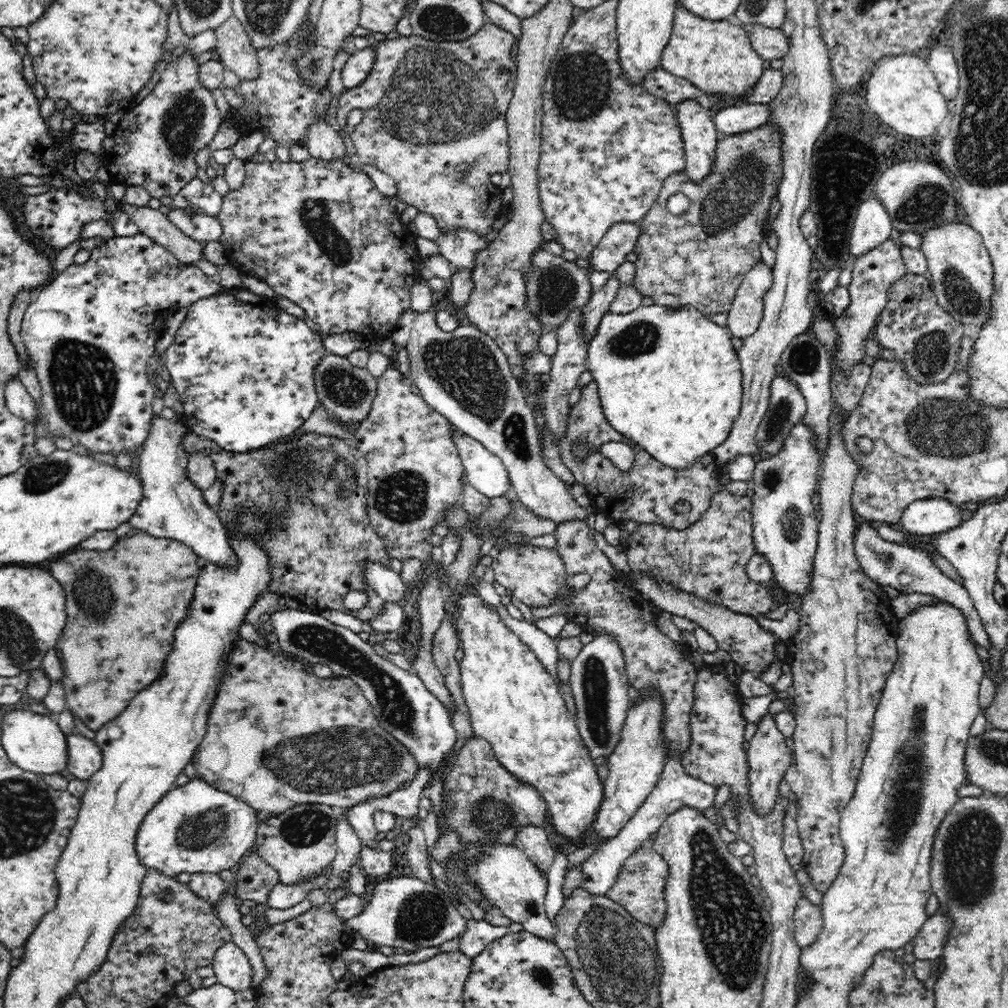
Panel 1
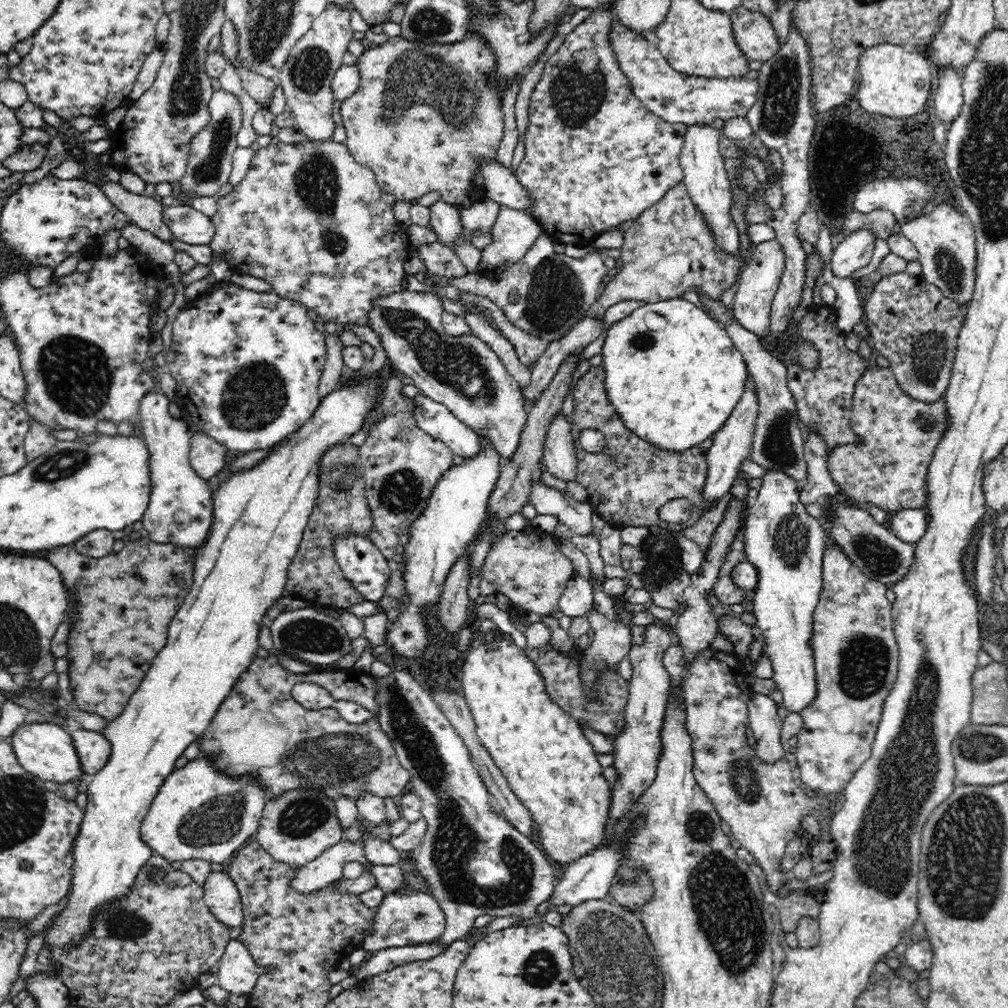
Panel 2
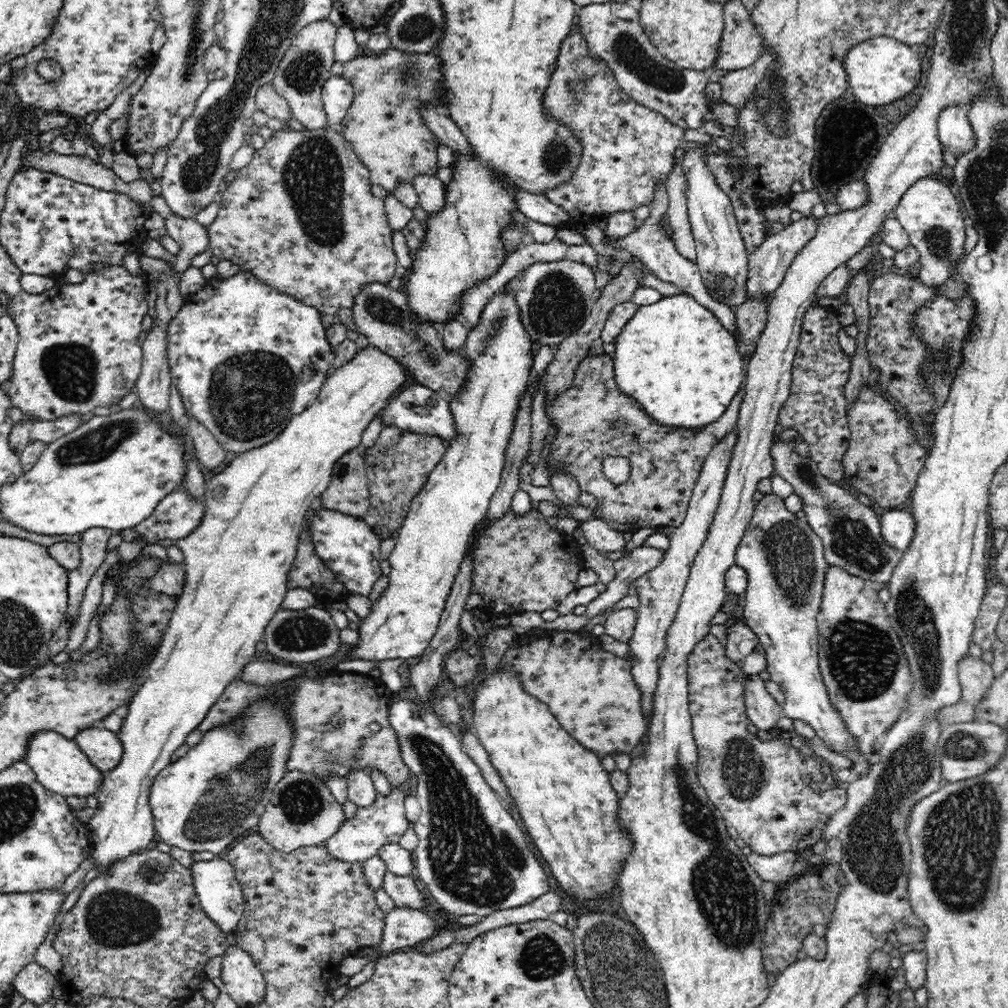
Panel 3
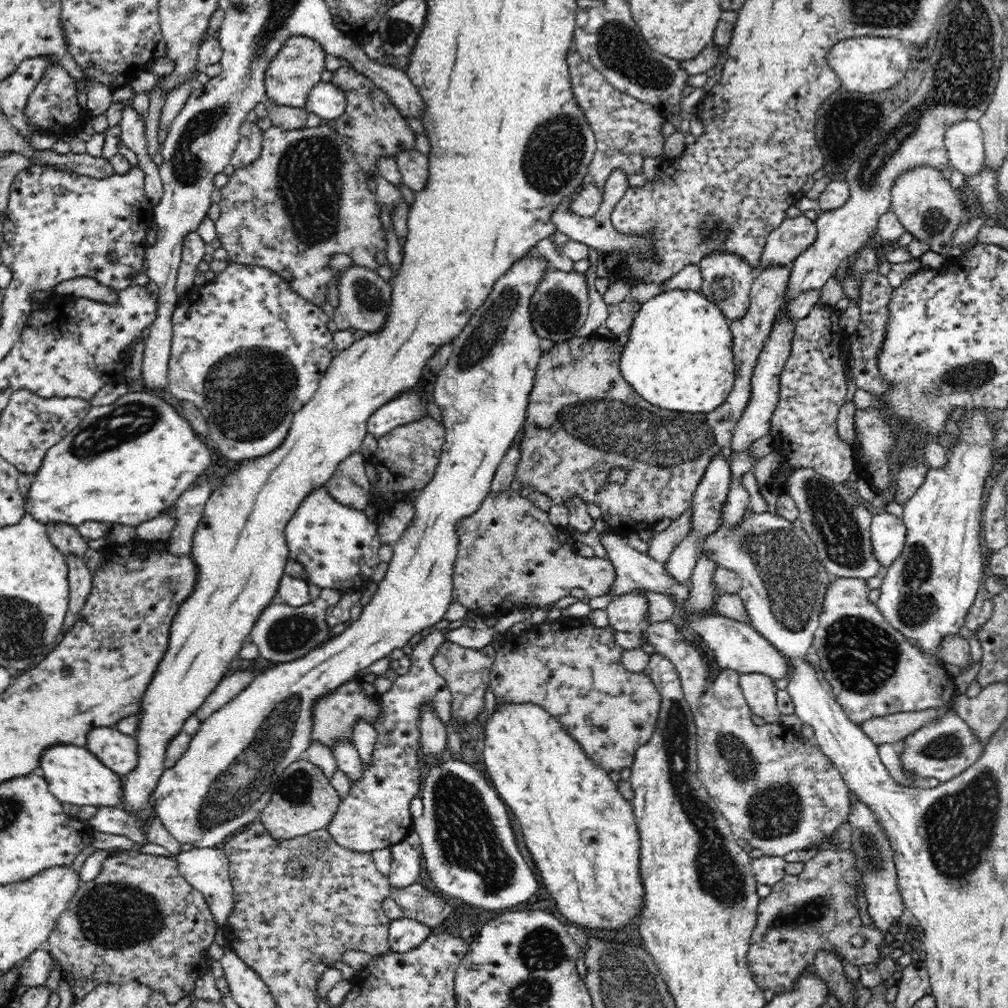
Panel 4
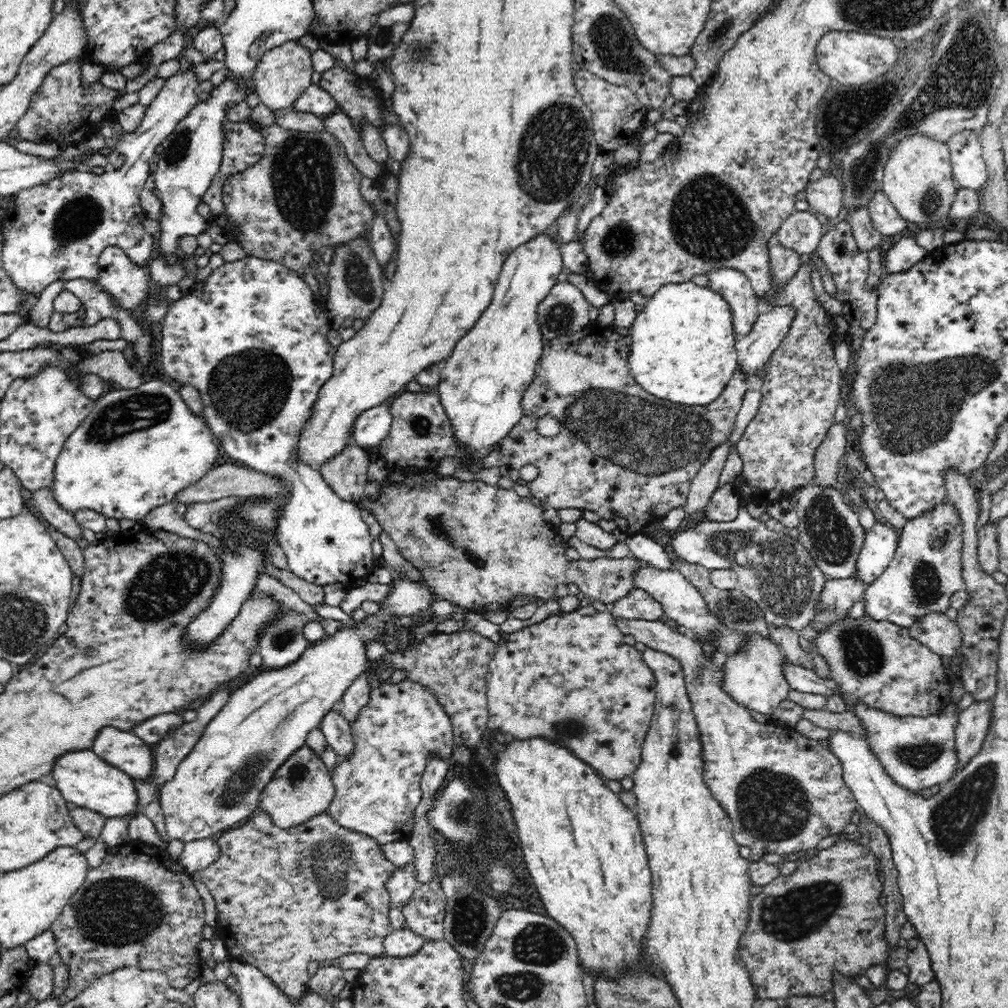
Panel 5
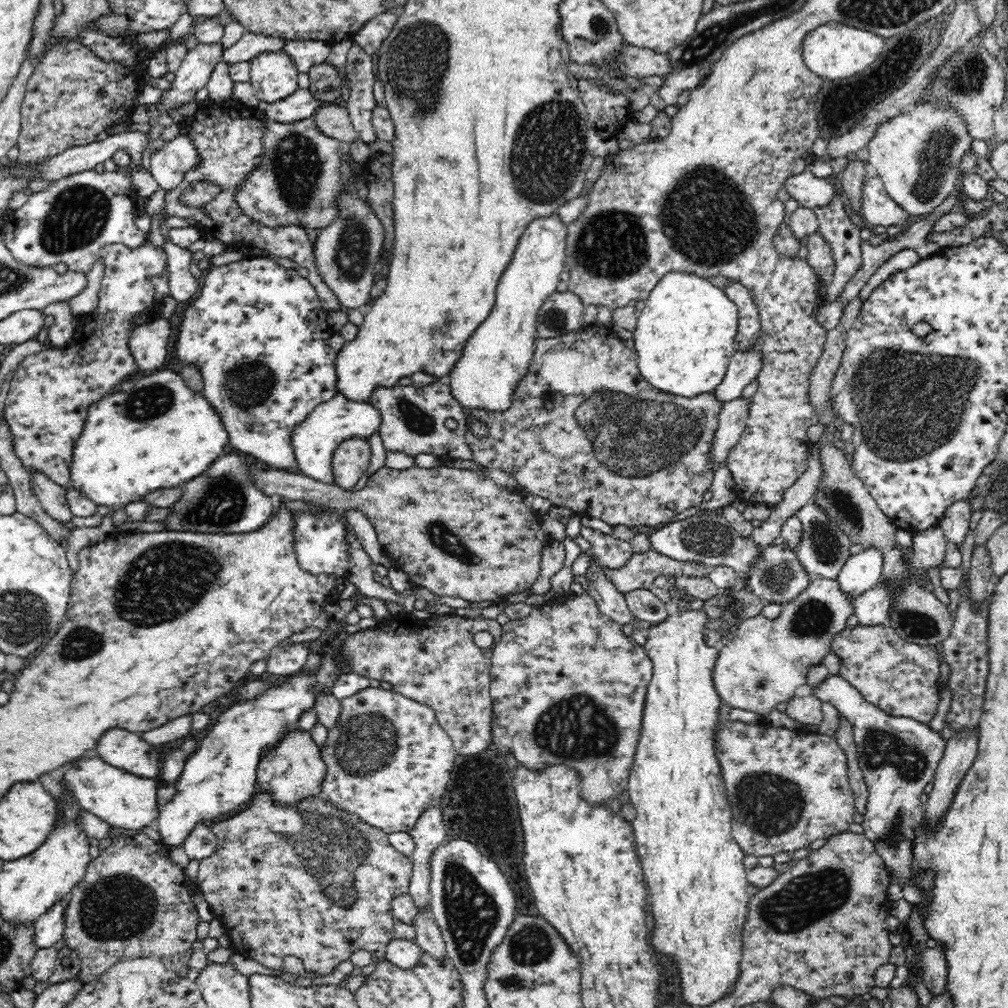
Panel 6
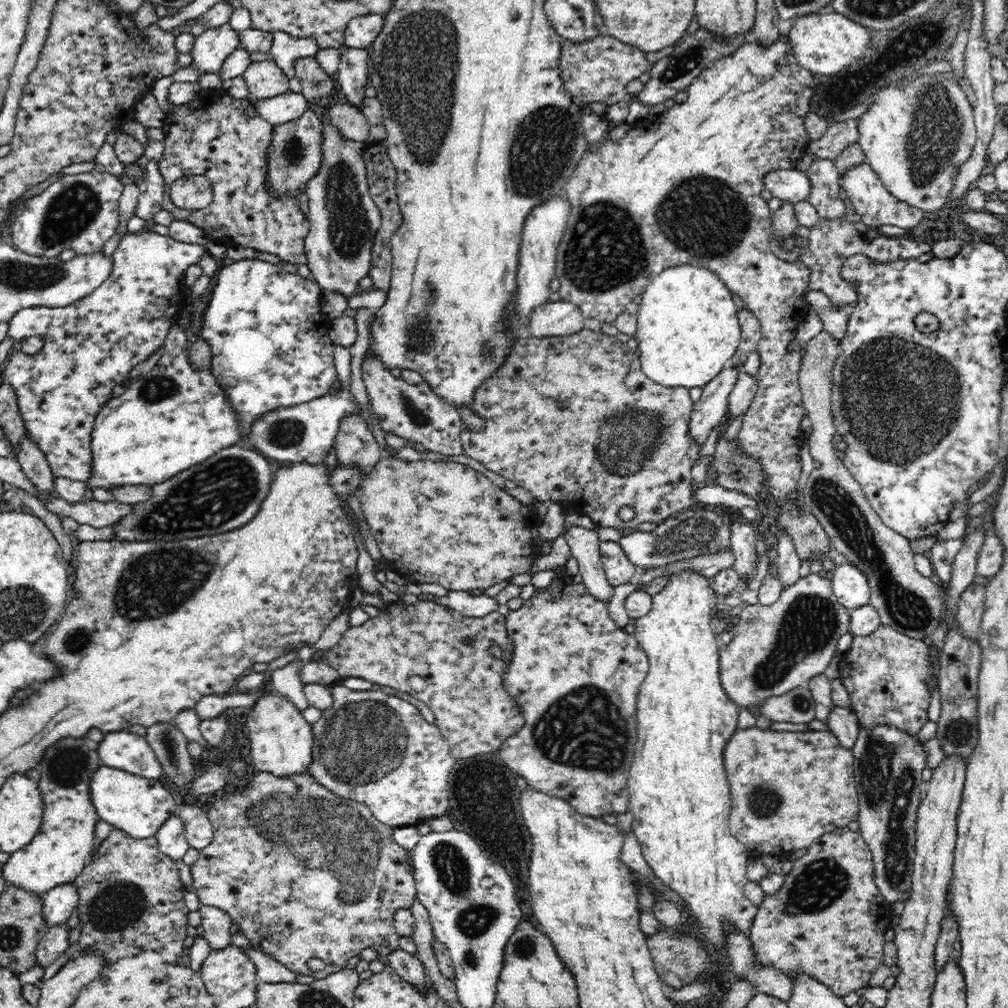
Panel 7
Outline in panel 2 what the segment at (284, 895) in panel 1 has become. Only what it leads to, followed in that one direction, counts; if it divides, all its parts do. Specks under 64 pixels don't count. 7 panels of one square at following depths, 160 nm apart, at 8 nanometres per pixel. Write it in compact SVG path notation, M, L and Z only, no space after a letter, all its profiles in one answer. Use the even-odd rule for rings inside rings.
M343 839L331 847L312 863L295 871L290 887L296 893L313 893L342 879L342 868L348 862L368 862L361 843L351 843L348 839Z

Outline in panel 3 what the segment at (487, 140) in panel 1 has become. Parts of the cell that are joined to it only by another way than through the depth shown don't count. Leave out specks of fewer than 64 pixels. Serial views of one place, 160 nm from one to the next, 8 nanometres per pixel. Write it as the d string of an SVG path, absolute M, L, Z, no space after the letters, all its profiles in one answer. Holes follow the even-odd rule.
M390 47L382 55L380 53L364 57L356 57L344 65L341 74L354 87L353 102L337 127L343 137L359 156L359 161L368 167L371 184L382 186L389 193L398 185L412 185L414 177L434 175L438 166L439 138L427 127L422 111L426 106L446 108L445 82L443 82L443 60L437 53L404 52Z

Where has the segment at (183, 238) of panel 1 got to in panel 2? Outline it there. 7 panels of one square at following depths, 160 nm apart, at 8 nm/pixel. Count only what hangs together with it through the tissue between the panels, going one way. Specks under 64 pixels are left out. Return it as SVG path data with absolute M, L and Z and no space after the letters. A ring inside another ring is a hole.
M107 182L101 187L110 202L128 215L130 221L136 223L164 243L172 244L177 238L163 219L163 205L148 196L134 194L122 188L120 183Z

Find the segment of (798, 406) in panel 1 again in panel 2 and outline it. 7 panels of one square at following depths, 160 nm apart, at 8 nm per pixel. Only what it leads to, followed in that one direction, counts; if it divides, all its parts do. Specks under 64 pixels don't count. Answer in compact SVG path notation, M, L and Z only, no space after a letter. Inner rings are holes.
M706 295L700 297L700 300L712 310L712 315L720 321L720 324L726 327L729 338L734 342L736 349L742 353L749 377L754 379L756 384L759 413L755 422L750 458L765 469L781 470L794 480L802 481L806 478L807 472L807 464L803 455L805 429L799 420L796 399L788 388L787 366L765 350L758 335L737 324L733 312L727 312L721 301L708 299Z

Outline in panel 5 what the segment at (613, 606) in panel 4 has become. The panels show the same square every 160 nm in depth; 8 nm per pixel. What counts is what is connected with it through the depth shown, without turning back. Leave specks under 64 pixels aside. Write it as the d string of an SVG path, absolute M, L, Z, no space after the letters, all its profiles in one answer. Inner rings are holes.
M632 589L626 596L608 605L615 619L656 621L665 619L663 606L642 589Z

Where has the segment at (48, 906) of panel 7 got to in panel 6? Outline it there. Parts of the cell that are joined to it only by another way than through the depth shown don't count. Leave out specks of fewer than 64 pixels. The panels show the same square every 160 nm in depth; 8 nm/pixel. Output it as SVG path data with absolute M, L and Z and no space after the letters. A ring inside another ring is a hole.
M67 898L59 900L44 913L44 916L36 920L34 936L32 936L36 950L53 947L58 940L62 939L65 930L66 905Z

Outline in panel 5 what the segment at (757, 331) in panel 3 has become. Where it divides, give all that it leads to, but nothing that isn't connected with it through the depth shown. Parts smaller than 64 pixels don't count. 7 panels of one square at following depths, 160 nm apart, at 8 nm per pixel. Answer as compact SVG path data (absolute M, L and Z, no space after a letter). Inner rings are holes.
M773 237L769 240L770 269L772 269L772 290L764 298L758 297L761 312L775 307L773 300L779 297L781 290L794 278L801 267L802 256L782 247ZM589 323L582 331L570 334L570 336L562 336L550 341L544 340L544 351L538 365L536 366L536 372L533 382L528 385L526 392L522 399L522 408L524 414L521 421L509 432L509 436L506 436L502 442L500 442L500 448L502 448L502 459L500 462L501 476L509 476L514 480L515 484L526 484L530 490L530 494L534 501L537 503L544 502L547 506L552 506L555 509L561 508L578 508L581 511L594 510L604 520L612 520L617 524L617 528L621 531L631 534L642 534L644 529L653 523L658 523L663 516L672 508L682 507L686 504L686 498L688 492L690 492L693 478L697 475L700 467L707 461L707 458L712 455L714 448L726 444L732 430L734 429L734 422L736 415L740 412L740 406L742 400L744 400L744 394L748 392L748 380L752 375L748 373L742 373L742 369L734 374L732 380L726 388L722 391L722 394L716 399L710 402L710 404L704 406L688 406L678 403L672 403L666 399L660 399L658 397L648 394L642 387L640 387L632 377L628 366L628 354L630 354L630 346L626 346L623 337L607 327L594 327ZM545 414L550 414L558 420L560 424L560 432L552 438L545 438L536 431L536 424L539 418L542 418ZM526 464L534 464L539 470L538 476L531 482L523 481L520 477L520 469Z

